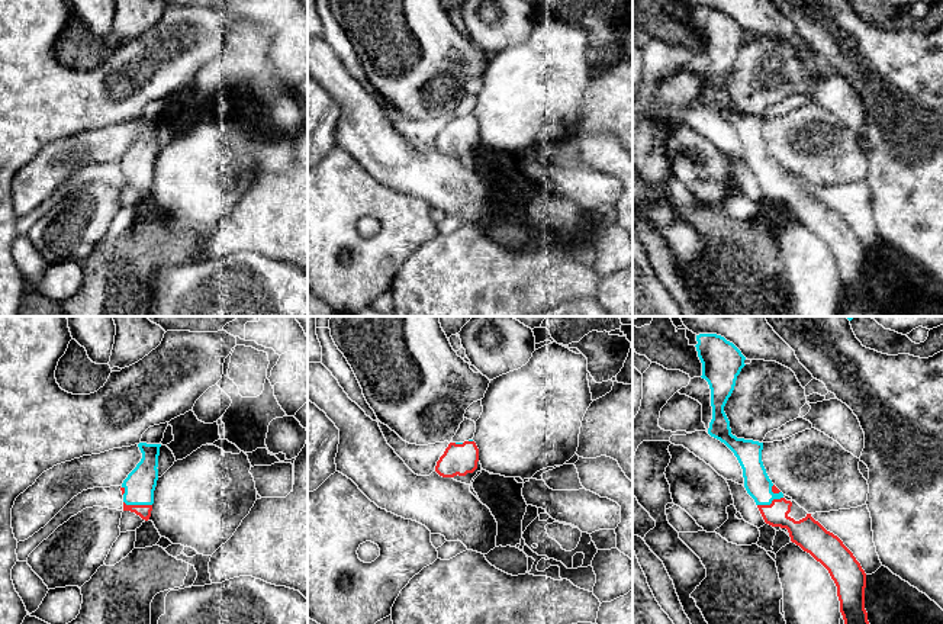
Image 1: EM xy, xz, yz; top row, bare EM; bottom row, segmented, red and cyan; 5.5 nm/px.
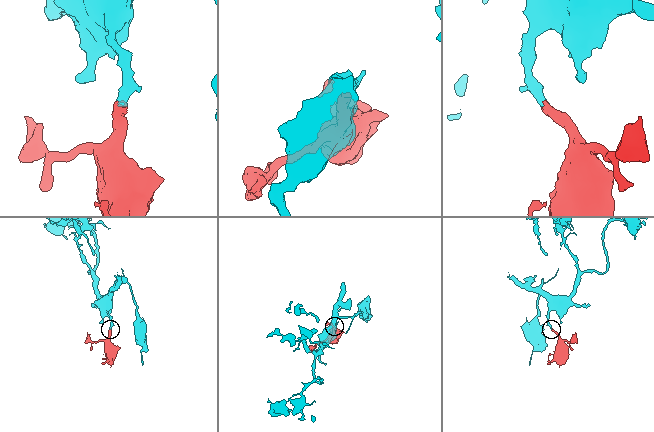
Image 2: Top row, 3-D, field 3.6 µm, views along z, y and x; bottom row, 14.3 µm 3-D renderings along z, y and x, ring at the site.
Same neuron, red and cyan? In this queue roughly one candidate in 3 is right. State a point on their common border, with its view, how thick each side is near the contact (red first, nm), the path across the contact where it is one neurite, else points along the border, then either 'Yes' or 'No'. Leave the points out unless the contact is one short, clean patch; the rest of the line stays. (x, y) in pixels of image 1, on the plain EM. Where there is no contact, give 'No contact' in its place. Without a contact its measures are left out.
Touches red at xy (138, 180). Thickness 80 nm (red) against 170 nm. Path across: xy (144, 186), (138, 180), (139, 160). Yes

